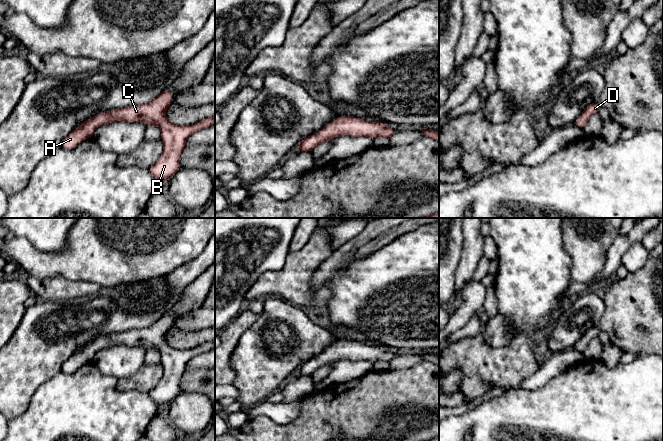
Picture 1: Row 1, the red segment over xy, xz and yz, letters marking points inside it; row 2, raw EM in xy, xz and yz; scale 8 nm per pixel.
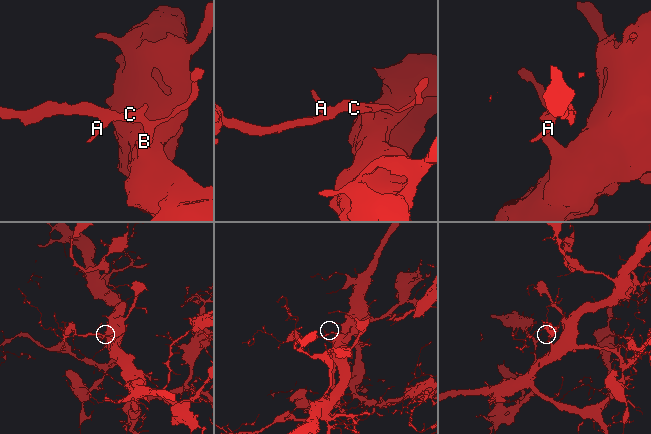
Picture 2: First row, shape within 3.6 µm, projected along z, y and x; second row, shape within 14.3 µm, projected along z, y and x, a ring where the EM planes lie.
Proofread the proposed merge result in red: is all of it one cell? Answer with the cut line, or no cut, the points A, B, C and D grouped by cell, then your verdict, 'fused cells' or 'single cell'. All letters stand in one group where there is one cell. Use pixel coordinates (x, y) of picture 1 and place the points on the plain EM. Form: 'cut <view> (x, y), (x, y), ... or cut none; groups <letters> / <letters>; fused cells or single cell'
cut none; groups A B C D; single cell

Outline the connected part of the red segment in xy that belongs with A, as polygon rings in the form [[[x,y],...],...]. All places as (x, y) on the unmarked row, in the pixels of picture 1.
[[[164,314],[152,325],[129,330],[122,333],[102,335],[80,348],[63,365],[61,371],[73,373],[82,365],[91,362],[97,351],[115,345],[139,345],[146,351],[155,348],[161,355],[163,377],[159,383],[148,392],[158,409],[169,403],[181,392],[180,381],[186,370],[187,363],[195,356],[210,351],[215,347],[215,341],[208,341],[193,349],[178,350],[172,348],[166,341],[165,335],[172,327],[172,315]]]

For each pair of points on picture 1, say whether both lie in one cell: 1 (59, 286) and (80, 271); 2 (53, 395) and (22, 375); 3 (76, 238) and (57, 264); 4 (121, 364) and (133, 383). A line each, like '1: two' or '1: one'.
1: two
2: two
3: one
4: two

